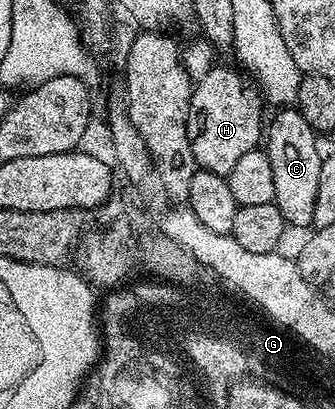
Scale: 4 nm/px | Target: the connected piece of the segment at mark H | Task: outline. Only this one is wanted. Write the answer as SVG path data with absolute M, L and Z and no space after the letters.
M220 63L216 64L205 79L194 83L189 103L189 123L187 124L189 127L189 147L193 147L193 159L196 166L222 177L226 177L229 171L233 171L234 165L241 160L241 155L245 155L245 151L254 149L260 144L265 133L264 98L261 96L260 90L253 84L252 78L244 75L239 69L238 71L226 69Z

